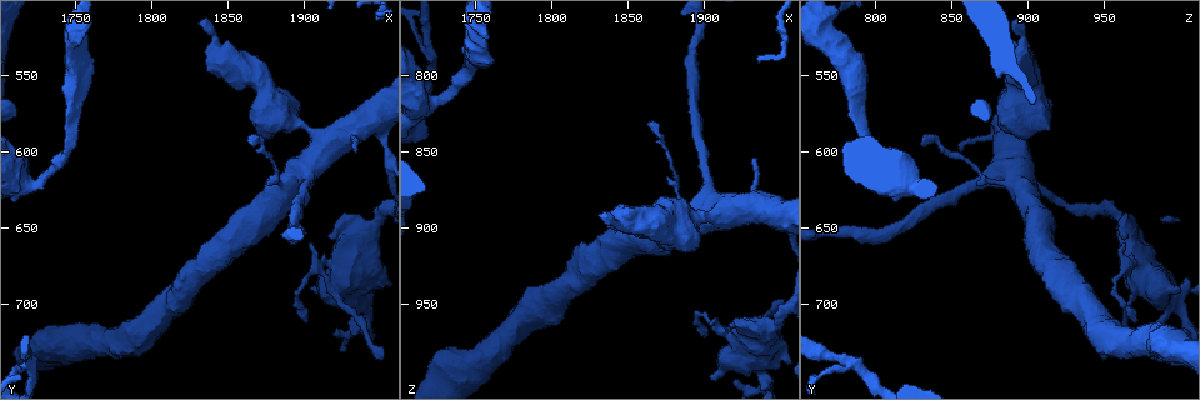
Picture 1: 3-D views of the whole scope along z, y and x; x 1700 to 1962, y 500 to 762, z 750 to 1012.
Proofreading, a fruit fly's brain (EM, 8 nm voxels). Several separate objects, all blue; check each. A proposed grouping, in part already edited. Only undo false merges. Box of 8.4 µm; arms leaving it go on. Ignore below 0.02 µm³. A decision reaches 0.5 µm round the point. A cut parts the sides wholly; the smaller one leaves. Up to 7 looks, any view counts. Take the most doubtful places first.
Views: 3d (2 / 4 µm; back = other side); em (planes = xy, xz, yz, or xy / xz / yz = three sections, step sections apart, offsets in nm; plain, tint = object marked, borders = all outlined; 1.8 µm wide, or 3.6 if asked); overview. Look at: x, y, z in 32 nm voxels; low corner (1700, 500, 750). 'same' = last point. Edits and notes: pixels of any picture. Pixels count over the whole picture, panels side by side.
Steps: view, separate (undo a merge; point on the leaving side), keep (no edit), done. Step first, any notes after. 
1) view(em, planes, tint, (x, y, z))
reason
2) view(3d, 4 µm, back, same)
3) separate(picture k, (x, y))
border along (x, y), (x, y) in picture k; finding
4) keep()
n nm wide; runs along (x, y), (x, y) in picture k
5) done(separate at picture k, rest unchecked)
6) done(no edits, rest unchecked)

view(3d, 2 µm, back, (1718, 738, 784))
side arm on a straight run

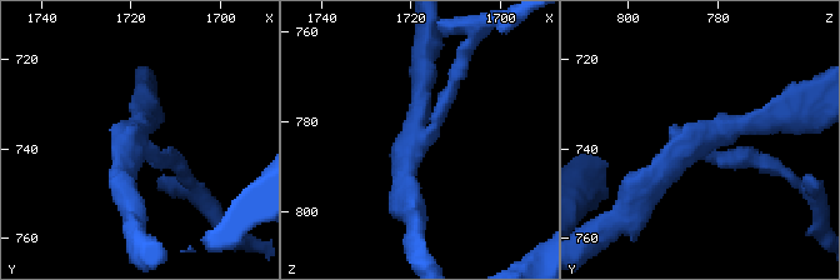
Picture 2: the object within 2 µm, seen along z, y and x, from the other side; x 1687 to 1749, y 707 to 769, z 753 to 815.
view(em, xy, step 8, tint, (1717, 739, 783))
3 arms; shape alone is not enough

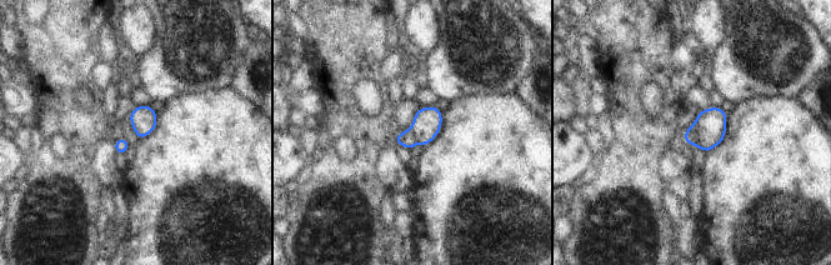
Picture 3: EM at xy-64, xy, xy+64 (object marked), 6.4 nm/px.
view(em, xz, step 16, borders, same)
cut it another way

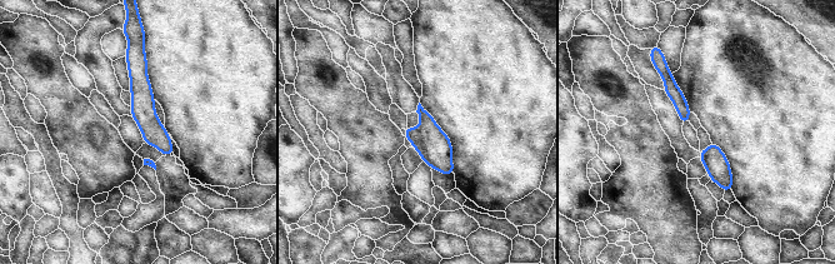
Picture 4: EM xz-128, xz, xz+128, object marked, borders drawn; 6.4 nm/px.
separate(picture 4, (411, 134))
border along (416, 128), (420, 135), (420, 153) in picture 4; a second neuron is stuck on

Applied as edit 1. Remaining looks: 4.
view(em, 3.6 µm, planes, tint, (1936, 696, 990))
sharp bend

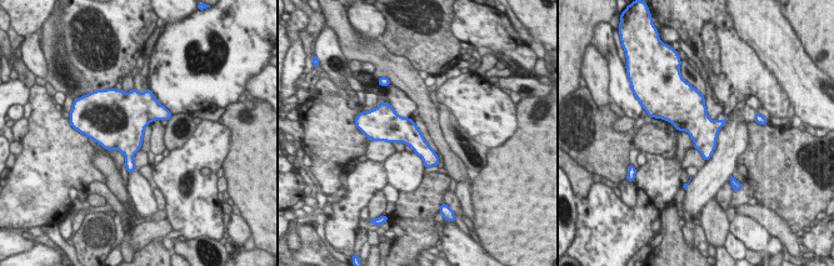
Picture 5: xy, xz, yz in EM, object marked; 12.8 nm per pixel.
keep()
one neuron here

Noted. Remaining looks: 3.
view(em, 3.6 µm, planes, tint, (1910, 592, 890))
four or more arms meet

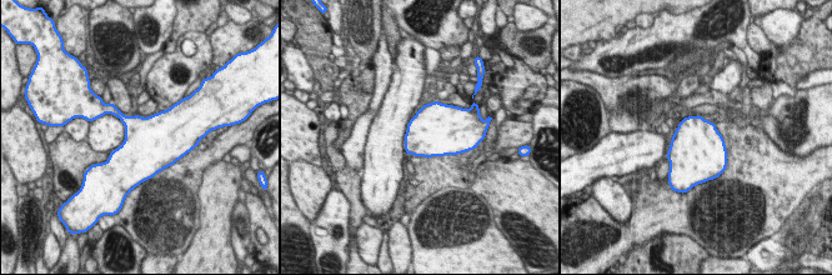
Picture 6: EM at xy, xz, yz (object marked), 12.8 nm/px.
keep()
continuous, no second neuron

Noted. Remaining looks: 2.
done(separate at picture 4, rest unchecked)

